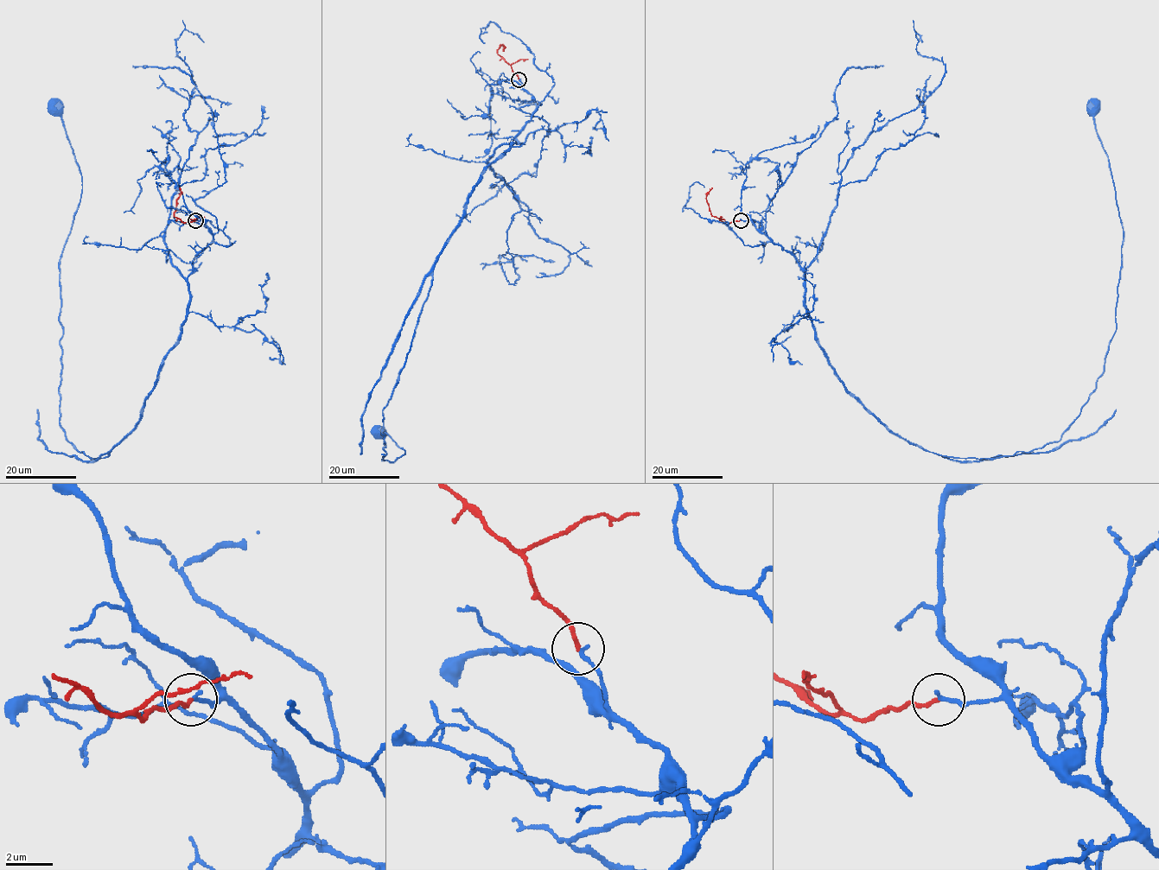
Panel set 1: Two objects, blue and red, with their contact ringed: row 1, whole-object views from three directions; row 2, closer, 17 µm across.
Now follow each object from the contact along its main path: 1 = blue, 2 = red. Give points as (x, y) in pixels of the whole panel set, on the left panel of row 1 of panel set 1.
1: (195, 220), (213, 241), (180, 339), (141, 420), (91, 458), (59, 418), (59, 259), (82, 182), (55, 107)
2: (195, 220), (182, 222), (175, 216), (180, 187)

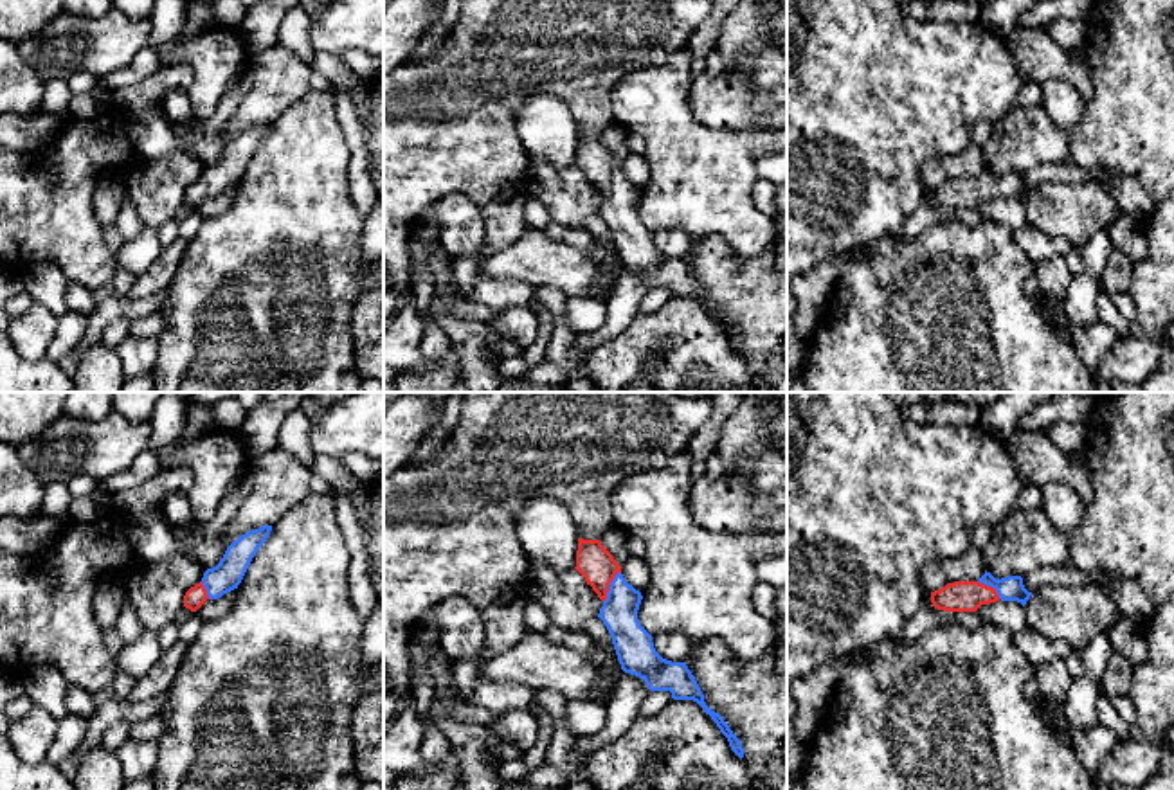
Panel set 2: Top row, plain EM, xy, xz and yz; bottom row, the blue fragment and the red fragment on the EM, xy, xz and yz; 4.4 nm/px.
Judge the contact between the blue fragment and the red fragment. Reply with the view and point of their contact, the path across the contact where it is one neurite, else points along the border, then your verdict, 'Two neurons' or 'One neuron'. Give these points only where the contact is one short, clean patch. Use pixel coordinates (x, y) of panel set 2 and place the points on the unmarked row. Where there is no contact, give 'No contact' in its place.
Touches blue at xz (609, 184). Path across: xz (620, 206), (620, 195), (609, 184), (598, 164). One neuron

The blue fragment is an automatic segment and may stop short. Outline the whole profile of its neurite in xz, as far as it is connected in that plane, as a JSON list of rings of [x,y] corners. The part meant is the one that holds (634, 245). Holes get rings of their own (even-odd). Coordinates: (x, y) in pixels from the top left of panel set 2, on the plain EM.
[[[578,135],[574,166],[603,198],[598,214],[612,234],[621,266],[643,275],[650,288],[670,288],[673,297],[697,299],[727,335],[731,347],[742,356],[740,337],[724,315],[706,302],[704,292],[686,259],[666,257],[655,248],[652,232],[637,216],[643,193],[625,178],[621,164],[600,137]]]

